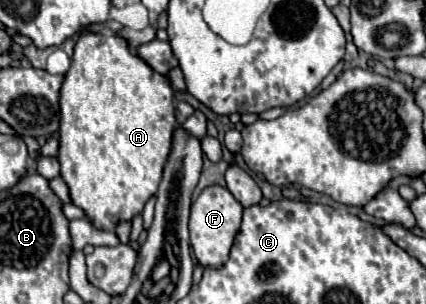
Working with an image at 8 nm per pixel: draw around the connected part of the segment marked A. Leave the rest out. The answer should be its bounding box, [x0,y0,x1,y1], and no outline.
[57,33,177,231]

